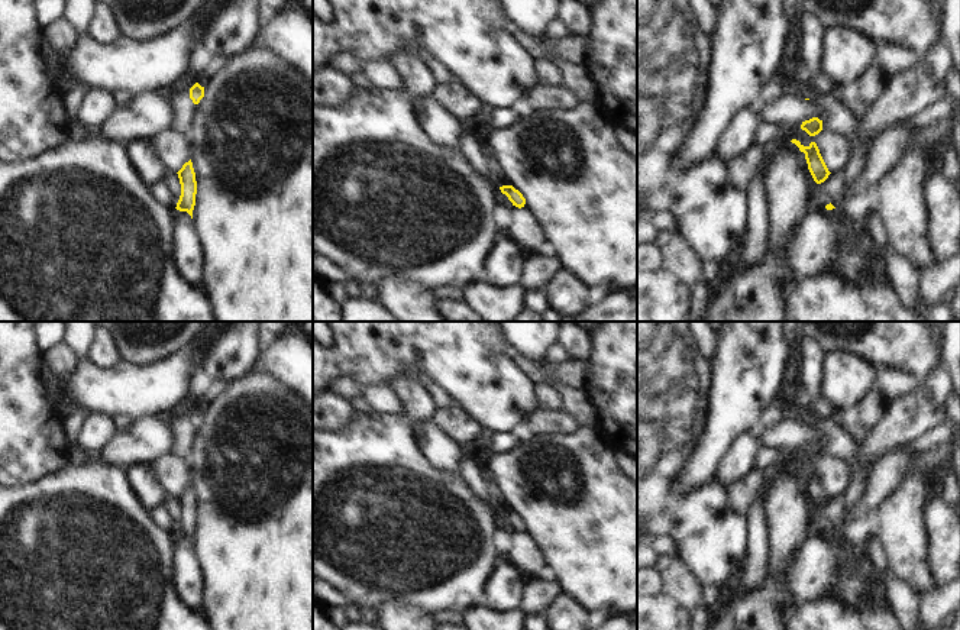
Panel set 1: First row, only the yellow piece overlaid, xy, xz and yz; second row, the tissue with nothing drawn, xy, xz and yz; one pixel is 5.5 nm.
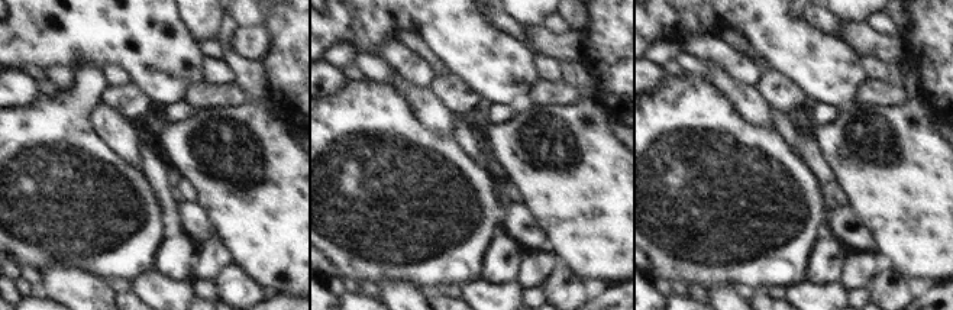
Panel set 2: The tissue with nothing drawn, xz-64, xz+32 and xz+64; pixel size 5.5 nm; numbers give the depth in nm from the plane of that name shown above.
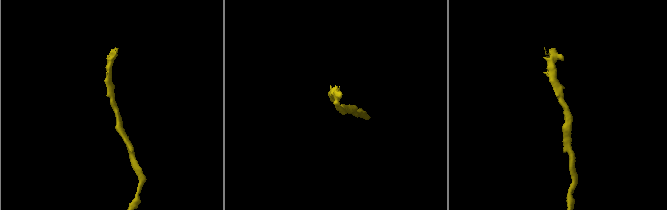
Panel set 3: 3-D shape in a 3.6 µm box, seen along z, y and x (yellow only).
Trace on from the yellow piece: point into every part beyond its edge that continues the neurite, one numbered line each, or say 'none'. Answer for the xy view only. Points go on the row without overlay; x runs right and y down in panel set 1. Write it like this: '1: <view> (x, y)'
none

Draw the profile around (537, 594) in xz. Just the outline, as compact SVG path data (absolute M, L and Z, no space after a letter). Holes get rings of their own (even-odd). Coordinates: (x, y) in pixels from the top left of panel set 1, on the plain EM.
M529 578L517 608L523 614L540 614L560 594L563 594L563 591L555 581Z

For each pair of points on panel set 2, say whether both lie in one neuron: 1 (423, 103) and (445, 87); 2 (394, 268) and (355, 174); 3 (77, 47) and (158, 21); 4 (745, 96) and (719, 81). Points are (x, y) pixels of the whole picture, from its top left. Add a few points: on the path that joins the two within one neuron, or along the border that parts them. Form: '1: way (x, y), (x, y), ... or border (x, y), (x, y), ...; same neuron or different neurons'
1: border (429, 87), (454, 115); different neurons
2: way (394, 245), (394, 219), (375, 197); same neuron
3: way (97, 26), (103, 21), (138, 21); same neuron
4: way (739, 94), (724, 84); same neuron

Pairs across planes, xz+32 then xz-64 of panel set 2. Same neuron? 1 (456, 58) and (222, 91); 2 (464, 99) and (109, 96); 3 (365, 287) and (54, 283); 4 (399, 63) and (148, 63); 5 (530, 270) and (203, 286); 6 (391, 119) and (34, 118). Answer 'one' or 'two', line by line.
1: two
2: one
3: two
4: two
5: two
6: one

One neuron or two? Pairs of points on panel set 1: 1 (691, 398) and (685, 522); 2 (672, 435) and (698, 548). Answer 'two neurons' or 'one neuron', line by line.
1: one neuron
2: one neuron

